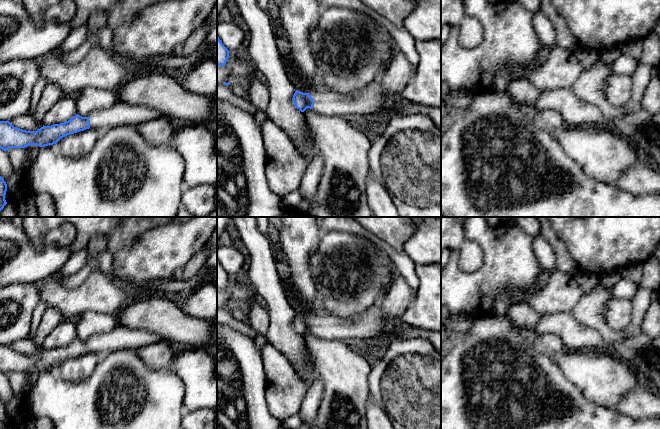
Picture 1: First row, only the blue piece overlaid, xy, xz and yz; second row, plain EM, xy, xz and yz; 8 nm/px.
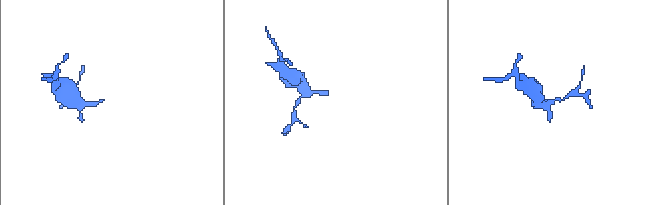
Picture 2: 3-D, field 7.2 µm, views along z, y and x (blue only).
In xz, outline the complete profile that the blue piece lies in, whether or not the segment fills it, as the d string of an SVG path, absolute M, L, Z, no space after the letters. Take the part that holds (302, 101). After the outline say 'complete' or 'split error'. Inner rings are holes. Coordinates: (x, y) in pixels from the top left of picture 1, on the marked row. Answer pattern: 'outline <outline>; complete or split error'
outline M376 80L351 96L319 88L309 93L296 90L292 100L301 112L310 108L319 114L347 117L367 115L381 110L386 99L383 92L382 84Z; split error

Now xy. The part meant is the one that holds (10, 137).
outline M118 101L112 108L92 112L88 117L78 114L70 120L42 126L37 131L26 131L14 127L9 121L0 121L0 148L25 148L30 145L45 147L56 144L61 138L86 129L100 132L122 125L138 125L162 116L158 110Z; split error

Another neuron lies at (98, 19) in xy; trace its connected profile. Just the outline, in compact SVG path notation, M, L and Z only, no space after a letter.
M100 10L92 12L91 16L87 21L87 26L89 28L89 39L88 41L93 45L98 45L97 38L94 35L94 32L103 28L107 25L107 14L103 13Z

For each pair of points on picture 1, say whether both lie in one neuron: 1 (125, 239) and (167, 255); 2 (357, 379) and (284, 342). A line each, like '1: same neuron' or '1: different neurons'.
1: different neurons
2: different neurons

